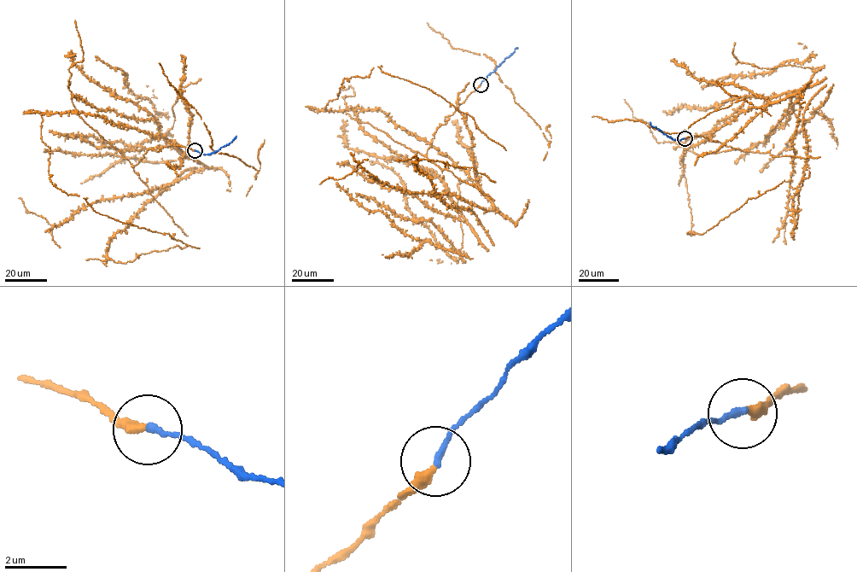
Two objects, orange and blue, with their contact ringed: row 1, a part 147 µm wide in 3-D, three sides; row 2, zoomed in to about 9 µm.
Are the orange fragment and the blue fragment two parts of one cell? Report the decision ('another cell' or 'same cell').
same cell

